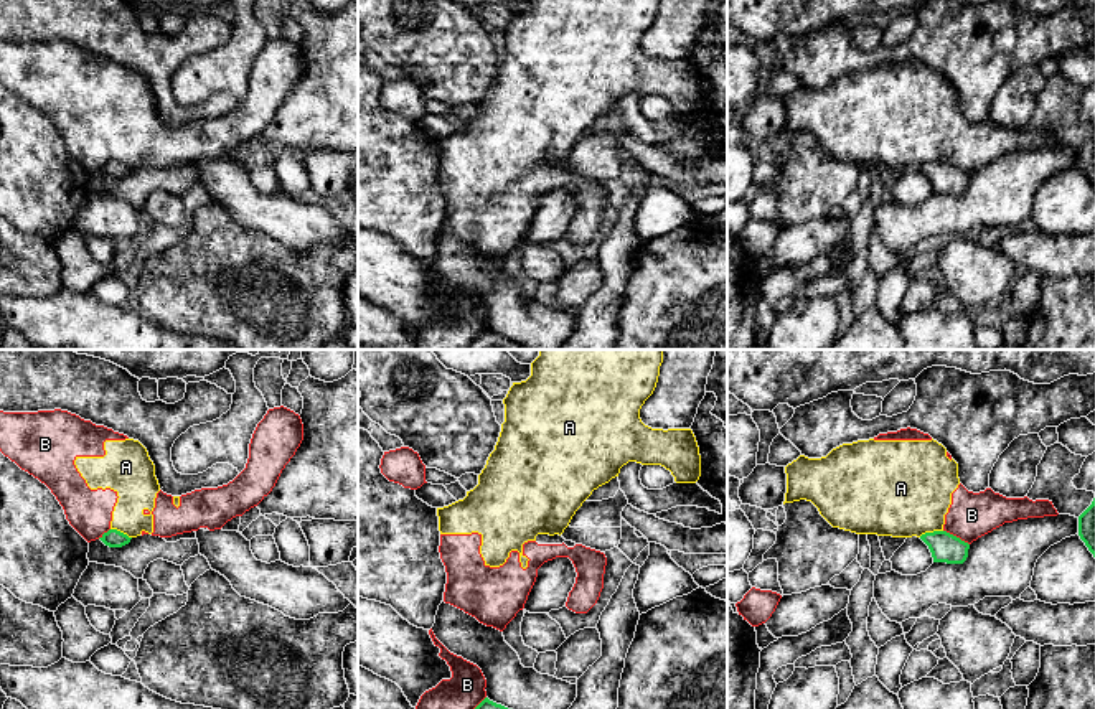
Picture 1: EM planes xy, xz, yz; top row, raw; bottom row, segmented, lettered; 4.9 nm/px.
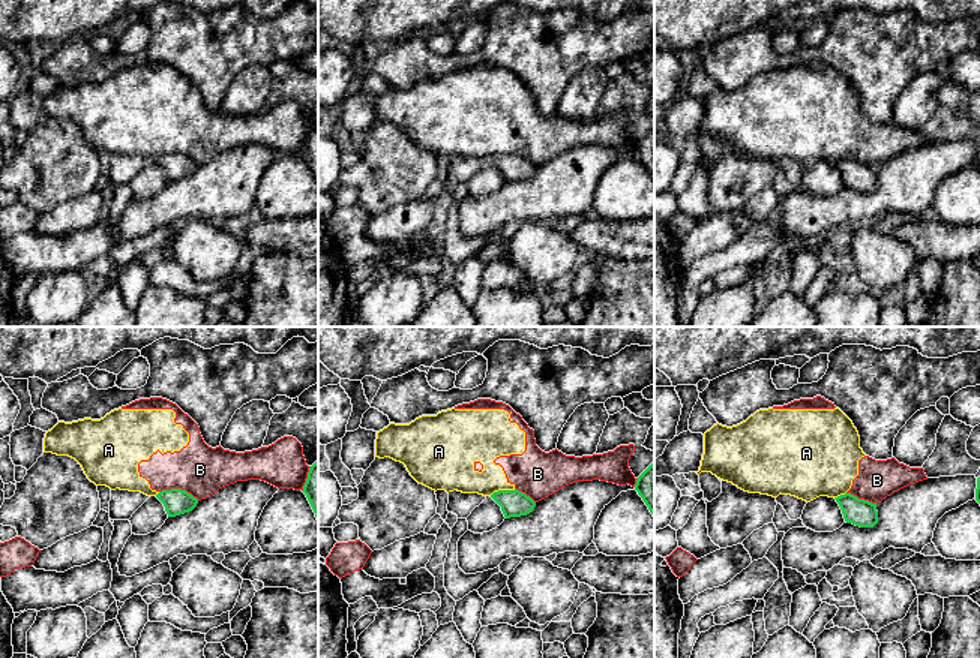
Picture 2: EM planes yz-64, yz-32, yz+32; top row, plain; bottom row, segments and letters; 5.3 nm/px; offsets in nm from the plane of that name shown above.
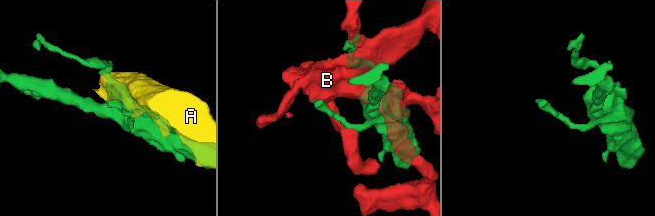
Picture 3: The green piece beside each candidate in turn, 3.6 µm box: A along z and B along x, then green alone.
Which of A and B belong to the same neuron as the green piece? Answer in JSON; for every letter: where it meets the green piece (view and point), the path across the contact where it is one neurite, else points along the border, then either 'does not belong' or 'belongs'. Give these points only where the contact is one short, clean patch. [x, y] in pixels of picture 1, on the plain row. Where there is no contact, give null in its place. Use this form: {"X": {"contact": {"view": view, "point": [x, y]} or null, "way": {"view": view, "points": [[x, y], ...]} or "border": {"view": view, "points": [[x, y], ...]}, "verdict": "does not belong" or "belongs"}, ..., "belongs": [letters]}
{"A": {"contact": {"view": "yz", "point": [930, 164]}, "verdict": "does not belong"}, "B": {"contact": {"view": "yz", "point": [955, 167]}, "verdict": "does not belong"}, "belongs": []}

